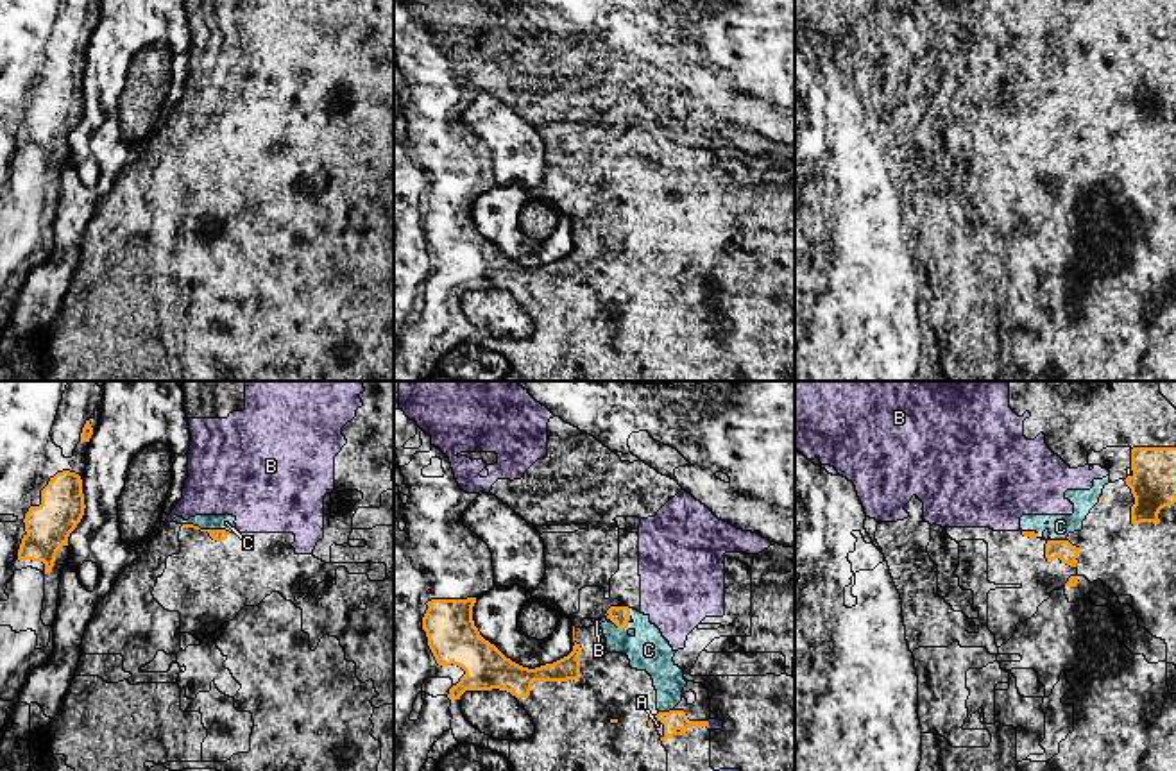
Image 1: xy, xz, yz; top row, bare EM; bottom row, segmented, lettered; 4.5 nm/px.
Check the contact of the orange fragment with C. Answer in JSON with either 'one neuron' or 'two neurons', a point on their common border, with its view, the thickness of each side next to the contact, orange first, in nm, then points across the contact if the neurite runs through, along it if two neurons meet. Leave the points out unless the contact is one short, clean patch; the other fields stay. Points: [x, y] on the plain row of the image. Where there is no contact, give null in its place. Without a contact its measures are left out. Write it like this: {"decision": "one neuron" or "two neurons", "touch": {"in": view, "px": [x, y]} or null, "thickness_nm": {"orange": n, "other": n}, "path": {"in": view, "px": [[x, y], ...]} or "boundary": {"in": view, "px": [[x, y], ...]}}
{"decision": "one neuron", "touch": {"in": "xy", "px": [206, 129]}, "thickness_nm": {"orange": 60, "other": 70}}

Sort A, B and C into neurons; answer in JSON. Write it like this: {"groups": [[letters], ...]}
{"groups": [["A", "C"], ["B"]]}

